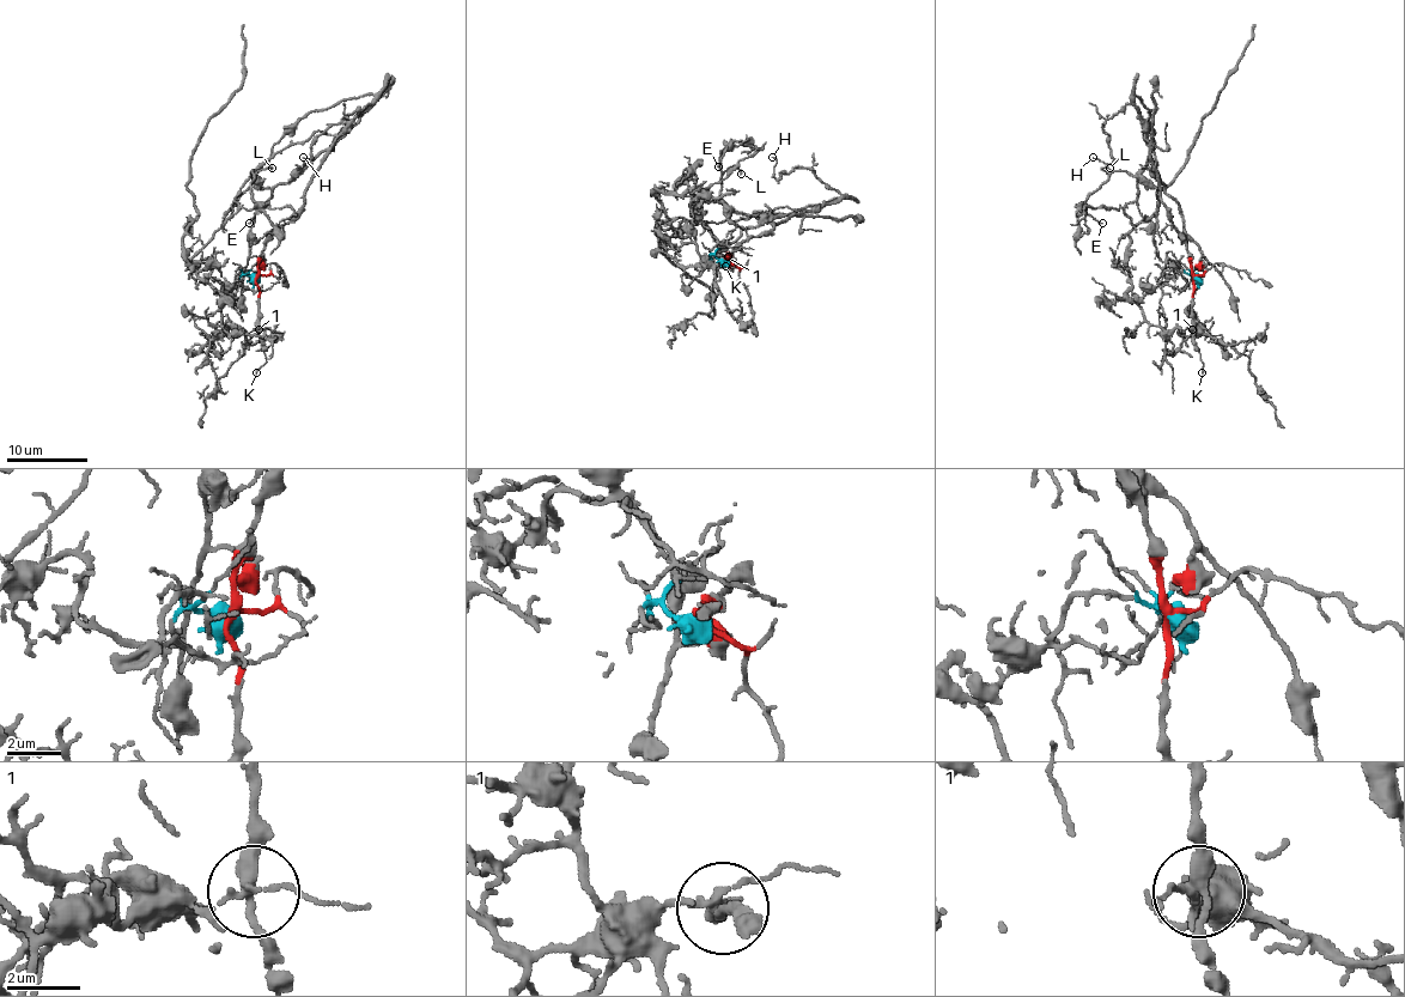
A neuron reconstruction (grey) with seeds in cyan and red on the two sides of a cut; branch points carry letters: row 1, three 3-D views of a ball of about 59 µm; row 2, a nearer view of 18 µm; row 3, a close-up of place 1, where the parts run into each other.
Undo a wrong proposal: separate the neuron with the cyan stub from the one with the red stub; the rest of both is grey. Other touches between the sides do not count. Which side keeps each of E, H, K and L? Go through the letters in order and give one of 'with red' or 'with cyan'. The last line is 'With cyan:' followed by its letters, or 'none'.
E: with red
H: with red
K: with red
L: with red
With cyan: none

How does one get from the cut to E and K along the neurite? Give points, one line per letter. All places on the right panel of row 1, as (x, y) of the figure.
E: (1194, 277), (1200, 248), (1185, 225), (1183, 211), (1162, 189), (1113, 171), (1086, 201), (1087, 211), (1101, 224)
K: (1194, 277), (1192, 329), (1203, 374)

